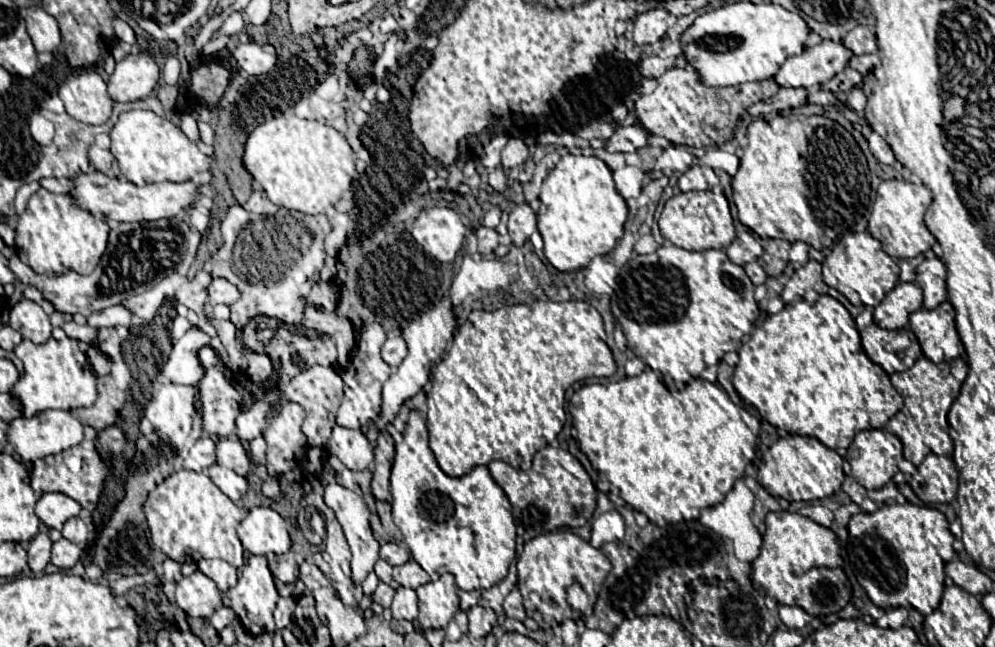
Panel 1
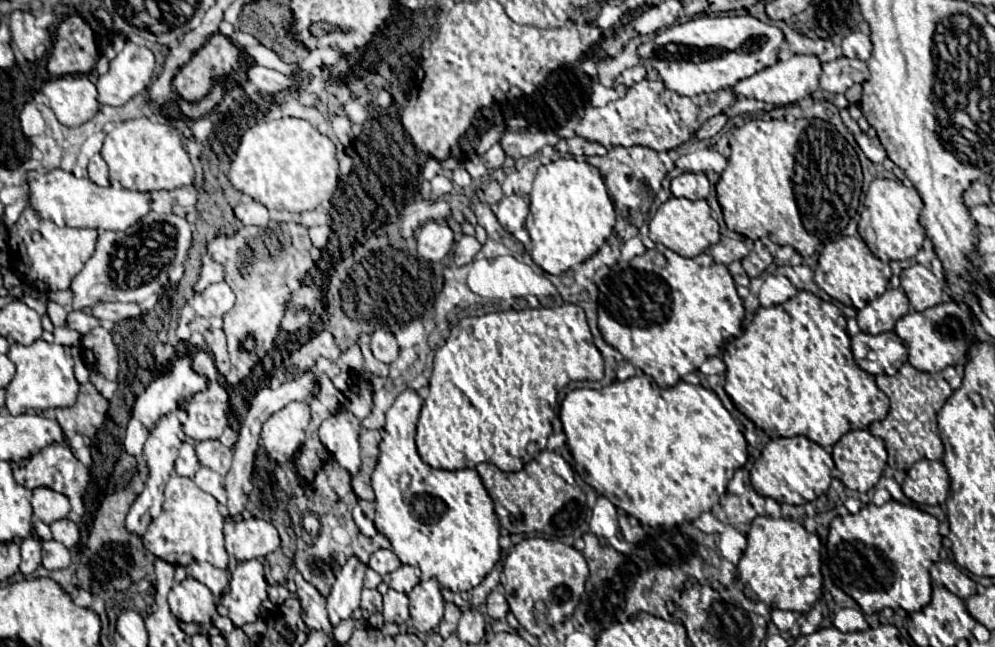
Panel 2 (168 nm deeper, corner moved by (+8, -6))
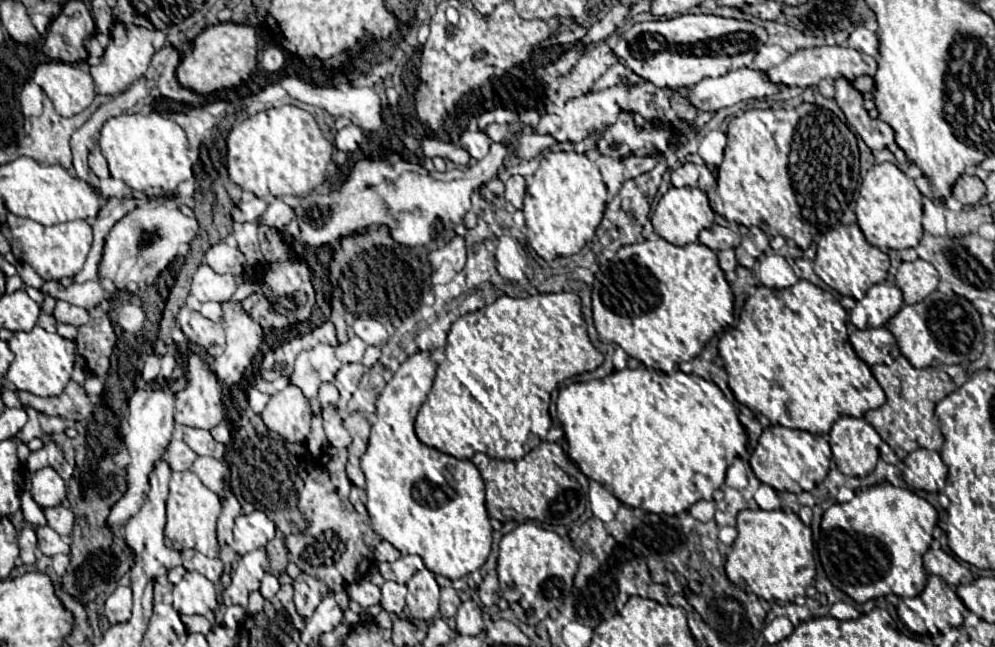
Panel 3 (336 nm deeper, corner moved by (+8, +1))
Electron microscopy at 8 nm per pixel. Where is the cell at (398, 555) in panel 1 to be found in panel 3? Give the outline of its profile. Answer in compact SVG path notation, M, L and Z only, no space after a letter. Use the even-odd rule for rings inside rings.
M381 541L377 545L377 549L375 549L375 559L379 563L383 563L383 561L397 561L399 557L401 557L401 553L389 541Z

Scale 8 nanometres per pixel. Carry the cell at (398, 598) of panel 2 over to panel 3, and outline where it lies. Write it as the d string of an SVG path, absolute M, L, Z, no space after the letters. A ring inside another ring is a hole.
M385 581L381 587L381 605L387 613L403 613L405 609L405 595L407 595L407 587L399 585L395 581Z

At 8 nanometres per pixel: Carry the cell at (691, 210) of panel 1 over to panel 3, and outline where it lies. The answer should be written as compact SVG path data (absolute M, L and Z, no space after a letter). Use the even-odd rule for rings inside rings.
M669 187L669 191L661 197L661 201L657 203L655 211L653 211L653 217L651 217L651 223L655 227L655 233L663 239L667 239L669 243L677 245L677 247L683 247L683 245L689 245L689 243L697 243L697 237L699 237L699 231L703 229L709 229L715 221L715 213L713 209L709 207L709 199L703 191L699 189L691 189L691 187Z

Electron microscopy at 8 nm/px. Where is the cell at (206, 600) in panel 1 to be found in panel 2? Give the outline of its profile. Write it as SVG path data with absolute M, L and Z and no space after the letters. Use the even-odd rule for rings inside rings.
M191 576L171 588L169 606L175 618L179 618L181 622L195 622L199 626L209 624L211 616L217 612L215 596L211 594L211 590Z

